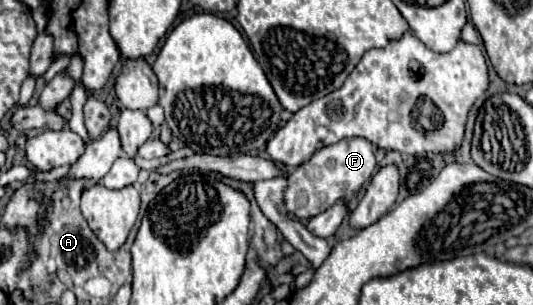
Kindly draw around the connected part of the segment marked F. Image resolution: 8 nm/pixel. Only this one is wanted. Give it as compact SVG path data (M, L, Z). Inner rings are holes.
M363 137L337 141L335 145L327 145L315 151L309 161L293 169L291 175L287 177L285 205L289 215L293 215L295 219L309 219L323 213L327 207L331 207L335 201L343 197L347 201L355 201L357 191L361 189L363 183L371 179L375 169L377 169L375 147Z

